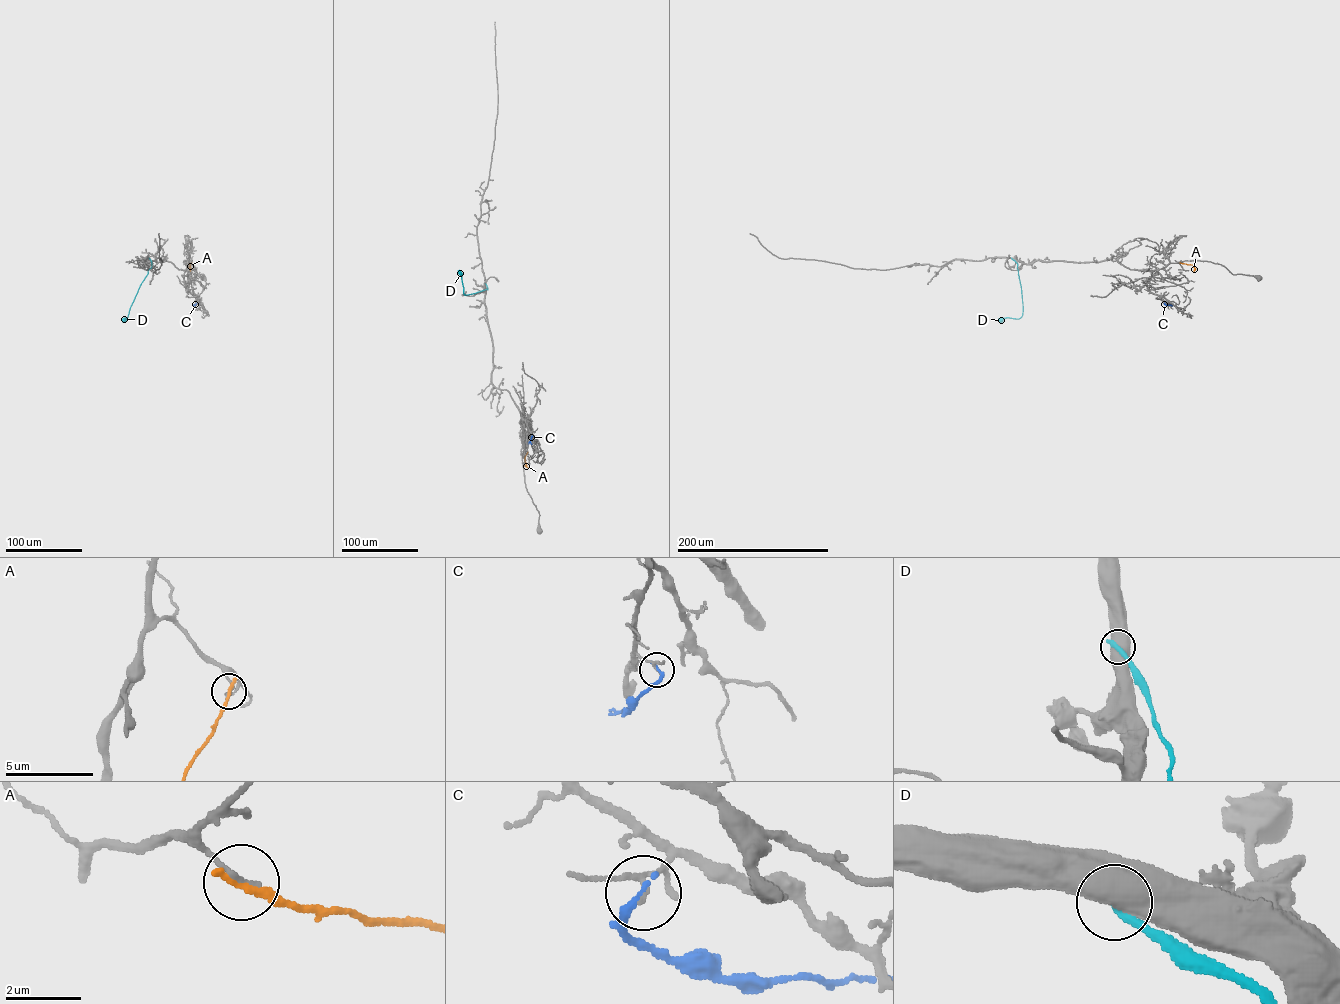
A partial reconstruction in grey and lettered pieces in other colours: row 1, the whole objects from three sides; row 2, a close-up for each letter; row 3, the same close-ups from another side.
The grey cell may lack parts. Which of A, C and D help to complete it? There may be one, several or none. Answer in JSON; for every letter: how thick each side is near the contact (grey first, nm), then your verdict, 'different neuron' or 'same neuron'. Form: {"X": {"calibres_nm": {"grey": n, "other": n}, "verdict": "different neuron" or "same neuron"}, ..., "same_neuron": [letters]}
{"A": {"calibres_nm": {"grey": 140, "other": 220}, "verdict": "different neuron"}, "C": {"calibres_nm": {"grey": 110, "other": 200}, "verdict": "different neuron"}, "D": {"calibres_nm": {"grey": 750, "other": 320}, "verdict": "different neuron"}, "same_neuron": []}

